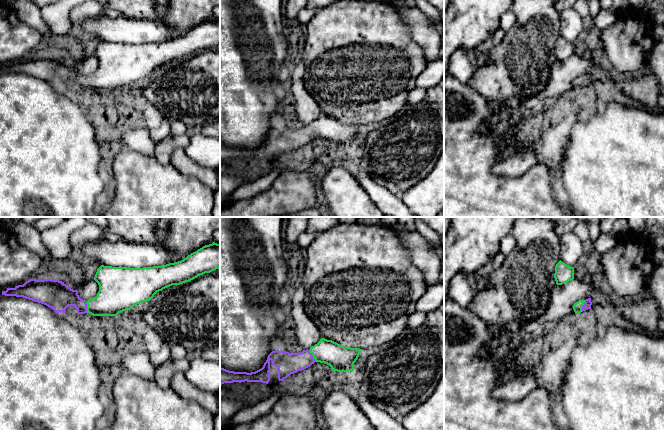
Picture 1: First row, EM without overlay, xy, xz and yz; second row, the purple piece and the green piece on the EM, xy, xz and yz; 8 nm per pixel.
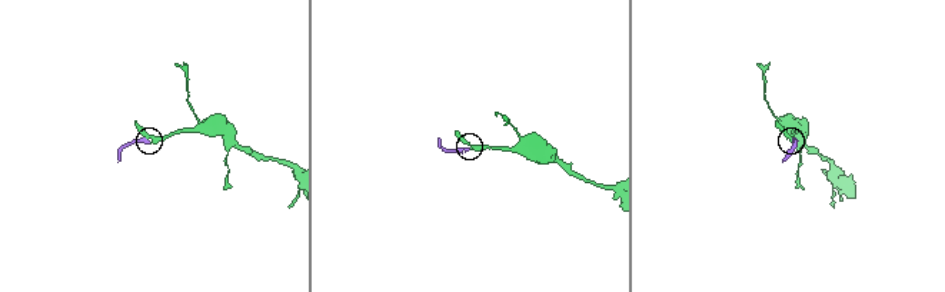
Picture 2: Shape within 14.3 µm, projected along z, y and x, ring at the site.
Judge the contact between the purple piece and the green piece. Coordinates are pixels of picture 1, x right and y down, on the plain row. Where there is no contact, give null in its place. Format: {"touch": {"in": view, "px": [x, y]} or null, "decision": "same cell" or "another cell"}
{"touch": {"in": "xz", "px": [312, 132]}, "decision": "same cell"}

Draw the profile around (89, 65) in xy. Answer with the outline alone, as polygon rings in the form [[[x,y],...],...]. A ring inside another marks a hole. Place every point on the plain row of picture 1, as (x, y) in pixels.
[[[95,56],[87,57],[81,60],[77,67],[79,73],[87,78],[89,75],[97,72],[99,61]]]

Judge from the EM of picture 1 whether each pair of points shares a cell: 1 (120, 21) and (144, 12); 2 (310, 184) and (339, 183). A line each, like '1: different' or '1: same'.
1: different
2: different

